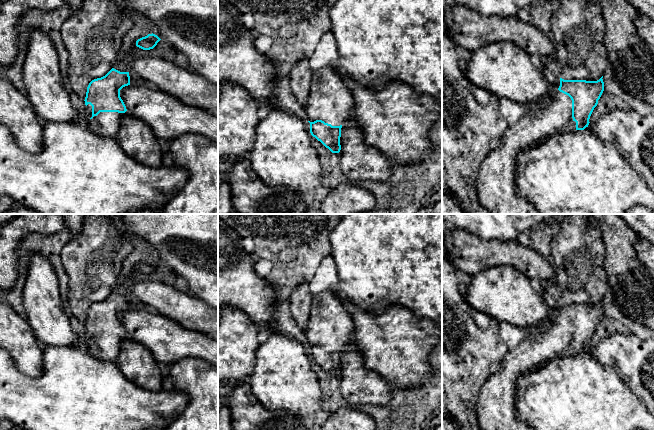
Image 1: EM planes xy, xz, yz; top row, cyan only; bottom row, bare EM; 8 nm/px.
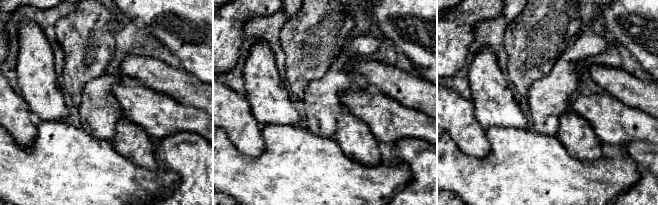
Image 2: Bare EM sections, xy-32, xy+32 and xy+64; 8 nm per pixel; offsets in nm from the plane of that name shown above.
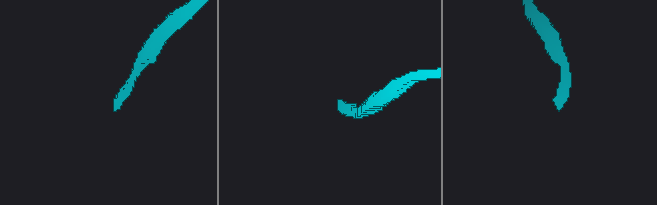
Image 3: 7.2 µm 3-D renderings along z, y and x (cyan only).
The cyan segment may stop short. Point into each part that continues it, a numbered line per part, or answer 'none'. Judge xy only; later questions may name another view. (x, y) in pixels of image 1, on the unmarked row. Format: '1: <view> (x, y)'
1: xy (106, 348)

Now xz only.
1: xz (330, 324)

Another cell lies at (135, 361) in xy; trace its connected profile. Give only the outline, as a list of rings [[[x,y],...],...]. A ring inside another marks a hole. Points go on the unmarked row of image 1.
[[[128,335],[122,338],[120,353],[115,363],[128,380],[140,387],[150,391],[162,389],[160,364],[145,346]]]

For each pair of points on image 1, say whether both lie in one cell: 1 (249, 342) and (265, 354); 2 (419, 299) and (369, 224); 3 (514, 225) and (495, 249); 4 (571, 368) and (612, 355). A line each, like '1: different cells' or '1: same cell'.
1: different cells
2: same cell
3: different cells
4: different cells

